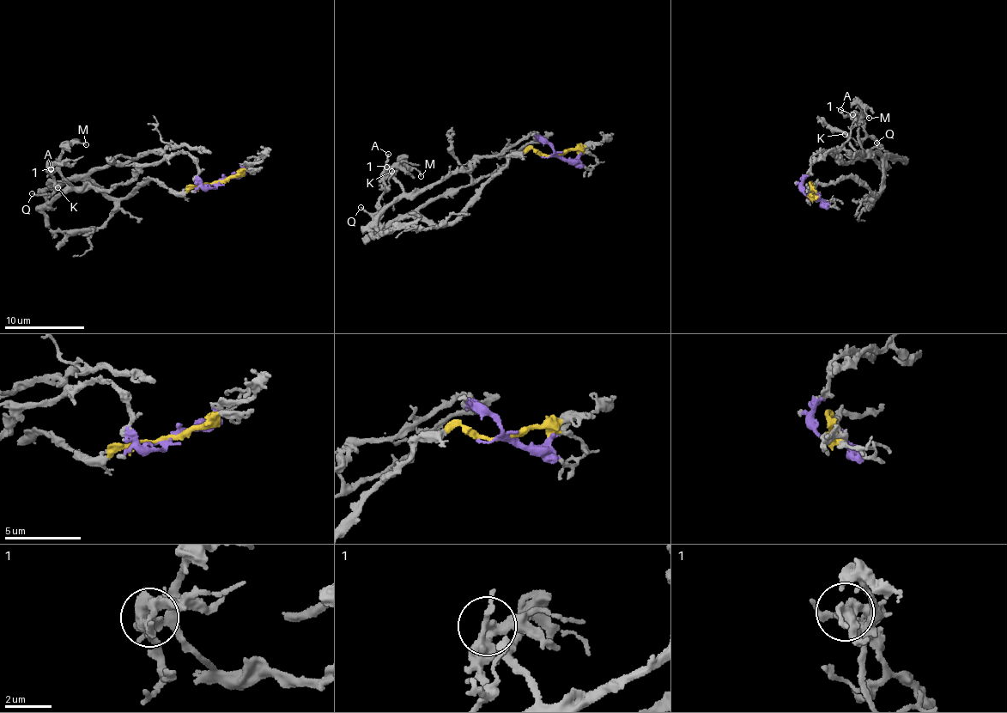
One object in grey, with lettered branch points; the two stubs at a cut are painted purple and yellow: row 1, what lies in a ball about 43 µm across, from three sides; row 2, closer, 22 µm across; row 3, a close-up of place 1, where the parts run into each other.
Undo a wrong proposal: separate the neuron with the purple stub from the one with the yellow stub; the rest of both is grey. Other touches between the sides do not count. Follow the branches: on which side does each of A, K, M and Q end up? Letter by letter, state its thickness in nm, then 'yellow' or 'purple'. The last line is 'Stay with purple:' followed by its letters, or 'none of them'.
A: 160 nm | purple
K: 200 nm | yellow
M: 140 nm | purple
Q: 150 nm | purple
Stay with purple: A, M, Q

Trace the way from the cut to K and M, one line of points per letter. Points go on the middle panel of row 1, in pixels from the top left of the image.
K: (555, 155), (524, 149), (514, 154), (465, 210), (446, 227), (397, 217), (381, 223), (379, 199), (392, 170)
M: (555, 155), (537, 134), (530, 135), (467, 170), (407, 193), (393, 176), (397, 165), (408, 165), (421, 177)

